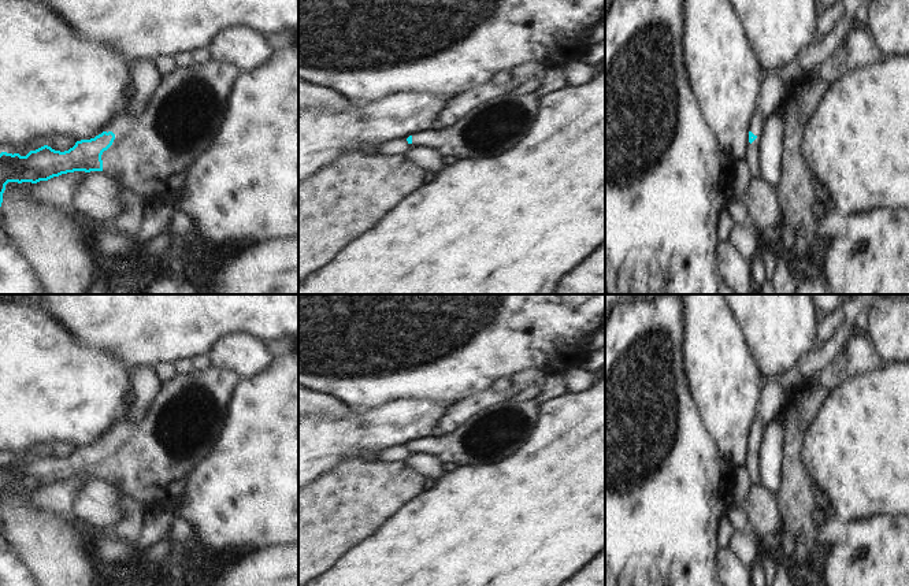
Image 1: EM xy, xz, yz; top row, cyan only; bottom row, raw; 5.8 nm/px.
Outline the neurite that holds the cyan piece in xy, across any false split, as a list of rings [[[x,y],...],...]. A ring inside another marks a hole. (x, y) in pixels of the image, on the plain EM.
[[[215,366],[208,370],[192,370],[189,375],[177,375],[166,383],[146,413],[133,412],[125,416],[101,441],[77,448],[68,457],[60,459],[44,452],[26,463],[1,459],[0,513],[8,489],[37,490],[74,478],[103,478],[120,485],[145,509],[177,509],[186,500],[185,489],[193,471],[214,452],[242,379],[240,372]]]

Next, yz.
[[[760,419],[752,429],[749,438],[749,453],[746,456],[746,470],[752,479],[752,483],[760,483],[760,445],[765,434],[765,427]]]

